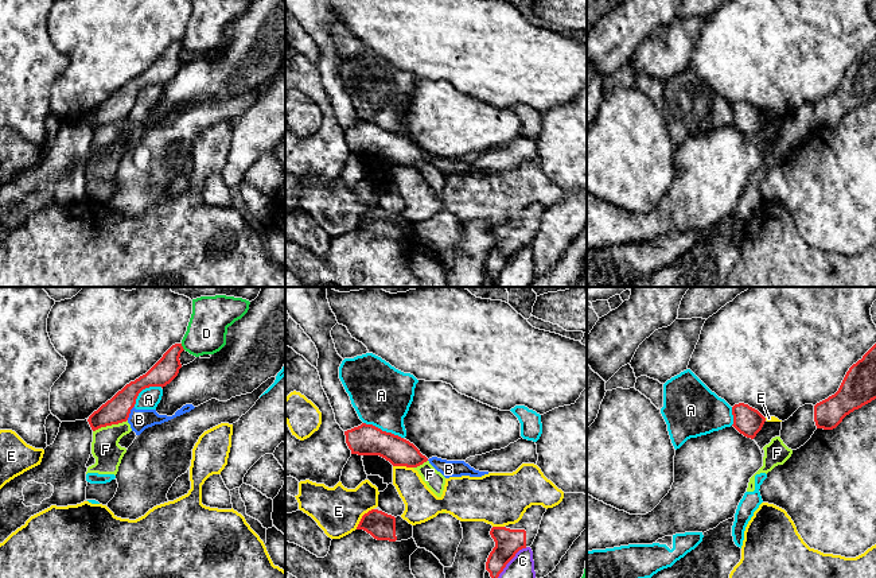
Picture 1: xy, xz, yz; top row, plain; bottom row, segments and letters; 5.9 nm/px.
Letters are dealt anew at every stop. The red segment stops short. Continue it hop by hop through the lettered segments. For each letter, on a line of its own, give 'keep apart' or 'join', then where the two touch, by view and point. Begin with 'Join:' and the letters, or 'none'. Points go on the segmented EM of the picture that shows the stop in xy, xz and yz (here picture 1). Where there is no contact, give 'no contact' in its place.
Join: none
A: keep apart; meets red in xz at (384, 431)
B: keep apart; meets red in xy at (129, 412)
C: keep apart; meets red in xz at (510, 559)
D: keep apart; meets red in xy at (182, 346)
E: keep apart; meets red in xz at (362, 518)
F: keep apart; meets red in xy at (109, 425)

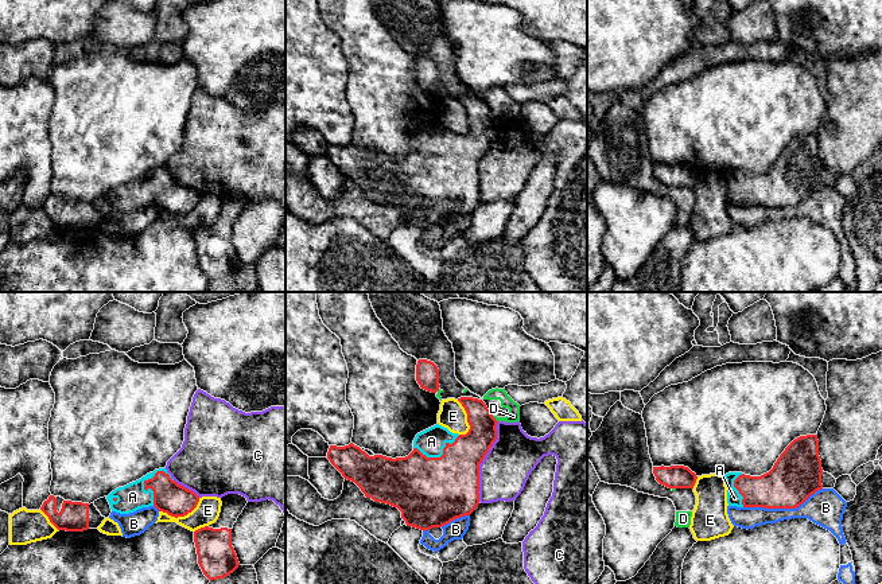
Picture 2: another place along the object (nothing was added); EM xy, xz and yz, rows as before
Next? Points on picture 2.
Join: A
A: join; meets red in xy at (144, 487)
B: keep apart; meets red in yz at (783, 507)
C: keep apart; meets red in xz at (481, 462)
D: keep apart; meets red in xz at (494, 419)
E: keep apart; meets red in xy at (181, 516)

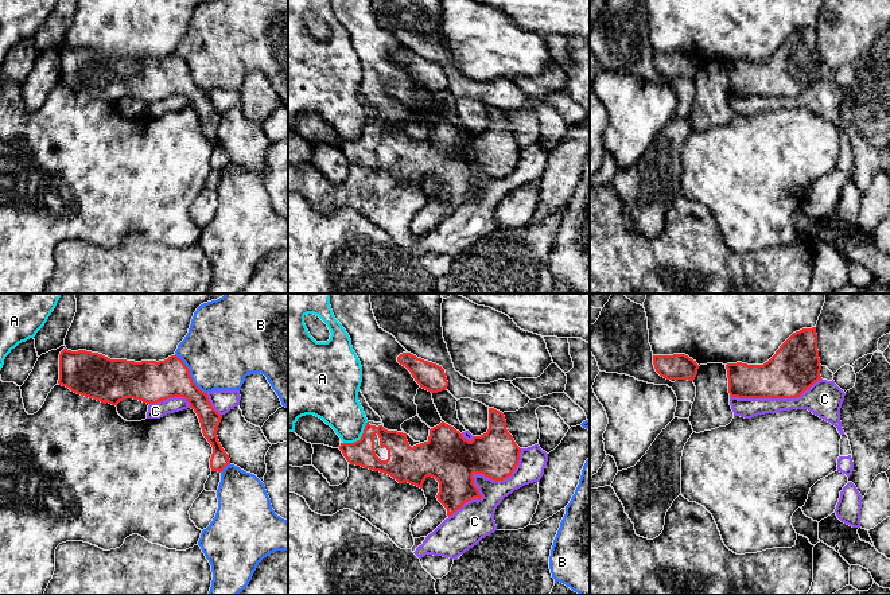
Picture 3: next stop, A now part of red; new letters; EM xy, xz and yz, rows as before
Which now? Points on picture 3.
Join: none
A: keep apart; meets red in xz at (361, 438)
B: keep apart; meets red in xy at (189, 374)
C: keep apart; meets red in xz at (477, 473)

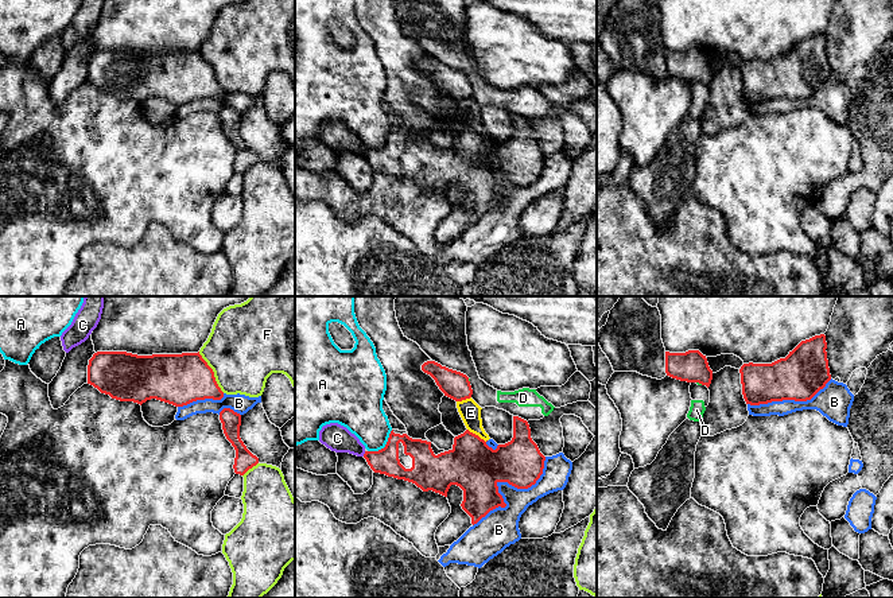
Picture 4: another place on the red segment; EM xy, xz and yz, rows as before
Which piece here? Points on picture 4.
Join: none
A: keep apart; meets red in xz at (385, 446)
B: keep apart; meets red in xz at (501, 481)
C: keep apart; meets red in xz at (364, 454)
D: keep apart; meets red in yz at (699, 383)
E: keep apart; meets red in xz at (477, 435)
F: keep apart; meets red in xy at (213, 372)

